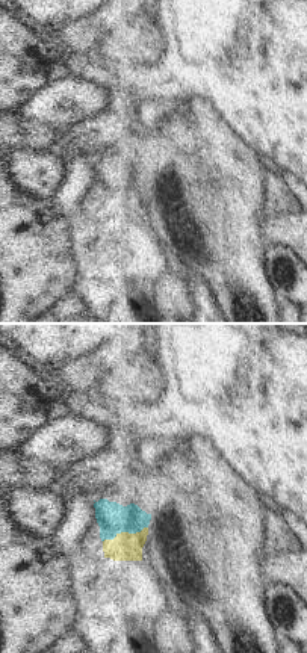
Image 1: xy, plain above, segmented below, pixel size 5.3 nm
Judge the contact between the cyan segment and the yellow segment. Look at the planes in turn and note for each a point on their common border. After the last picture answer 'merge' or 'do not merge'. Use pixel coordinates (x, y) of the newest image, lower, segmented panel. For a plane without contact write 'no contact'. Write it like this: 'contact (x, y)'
contact (124, 531)

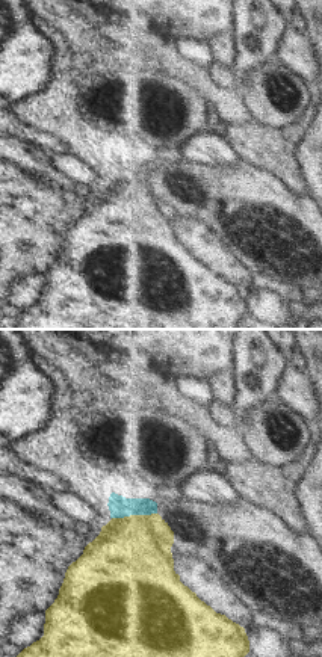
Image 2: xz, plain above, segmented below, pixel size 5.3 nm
contact (133, 514)

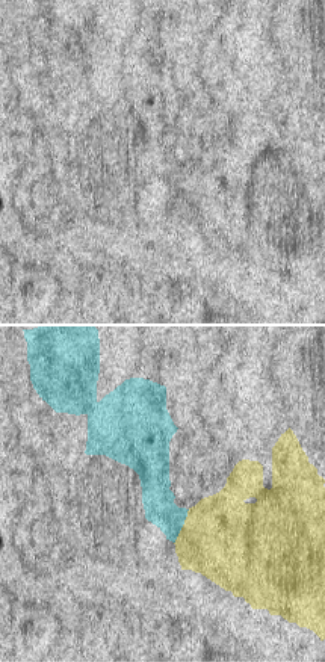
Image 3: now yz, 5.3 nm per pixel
contact (182, 526)

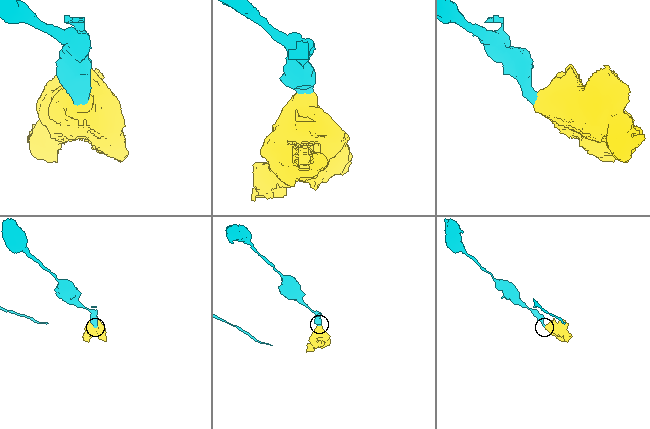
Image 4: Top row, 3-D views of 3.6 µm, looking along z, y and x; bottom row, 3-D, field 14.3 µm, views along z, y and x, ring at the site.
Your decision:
merge

